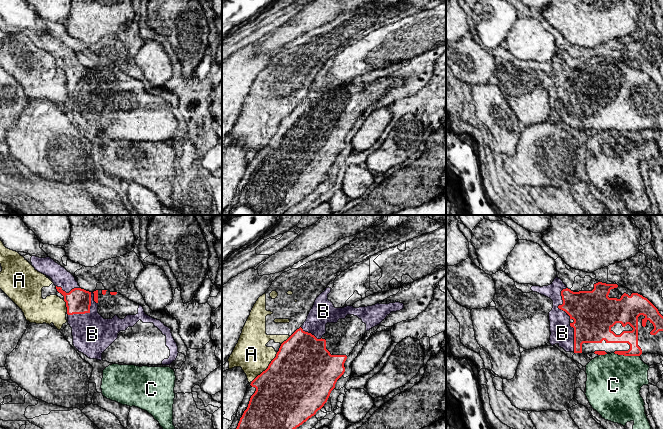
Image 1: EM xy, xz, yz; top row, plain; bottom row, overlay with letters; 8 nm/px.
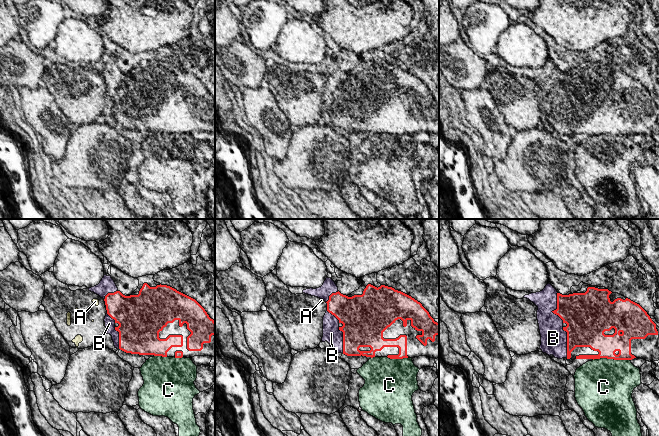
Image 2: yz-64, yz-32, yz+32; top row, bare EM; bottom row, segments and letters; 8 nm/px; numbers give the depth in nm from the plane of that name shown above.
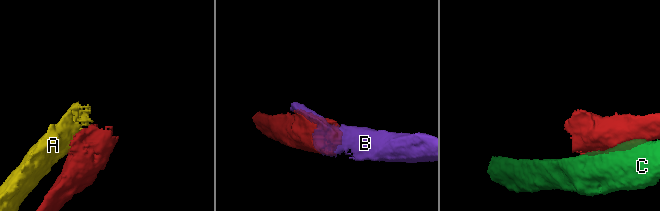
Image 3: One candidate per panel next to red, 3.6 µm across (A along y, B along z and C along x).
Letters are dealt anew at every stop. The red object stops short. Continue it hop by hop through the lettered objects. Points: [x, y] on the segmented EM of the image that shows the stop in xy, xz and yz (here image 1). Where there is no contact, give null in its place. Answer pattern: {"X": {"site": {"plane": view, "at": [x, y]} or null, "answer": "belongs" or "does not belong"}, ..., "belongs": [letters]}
{"A": {"site": {"plane": "xz", "at": [267, 368]}, "answer": "does not belong"}, "B": {"site": {"plane": "xy", "at": [89, 311]}, "answer": "belongs"}, "C": {"site": {"plane": "yz", "at": [627, 355]}, "answer": "does not belong"}, "belongs": ["B"]}

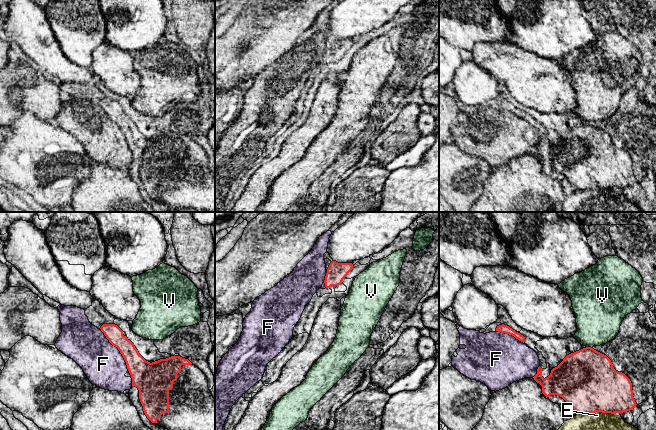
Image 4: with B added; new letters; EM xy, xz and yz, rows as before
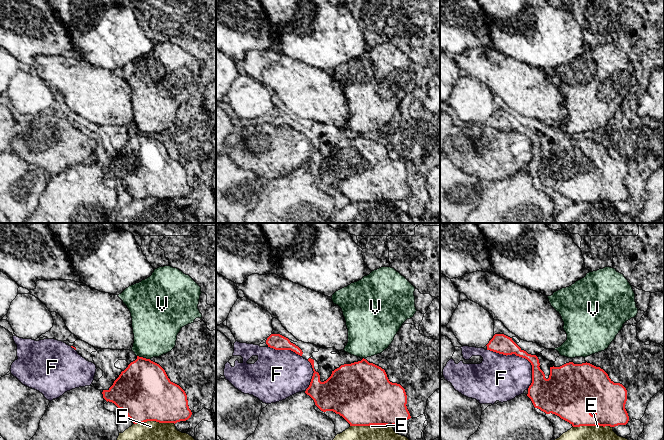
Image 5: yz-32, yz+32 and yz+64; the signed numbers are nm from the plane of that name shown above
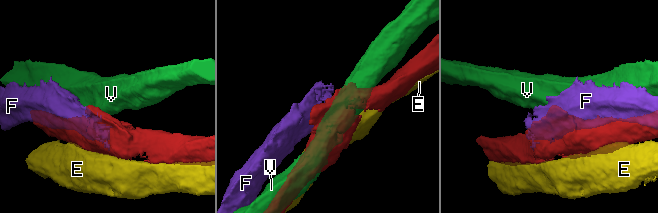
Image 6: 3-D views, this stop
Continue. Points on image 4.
{"E": {"site": {"plane": "yz", "at": [598, 411]}, "answer": "does not belong"}, "F": {"site": {"plane": "xy", "at": [118, 349]}, "answer": "does not belong"}, "V": {"site": {"plane": "yz", "at": [589, 347]}, "answer": "does not belong"}, "belongs": []}

